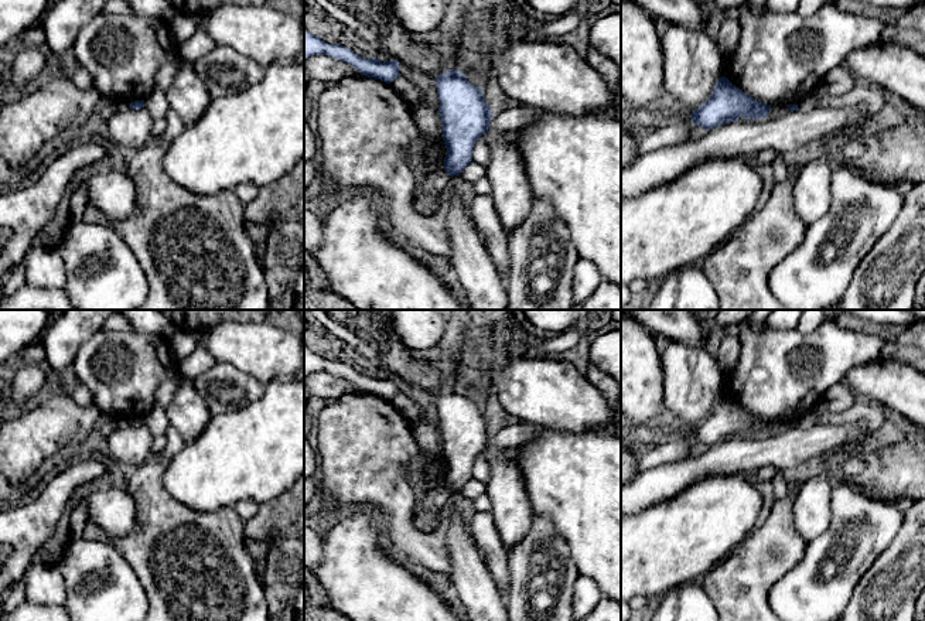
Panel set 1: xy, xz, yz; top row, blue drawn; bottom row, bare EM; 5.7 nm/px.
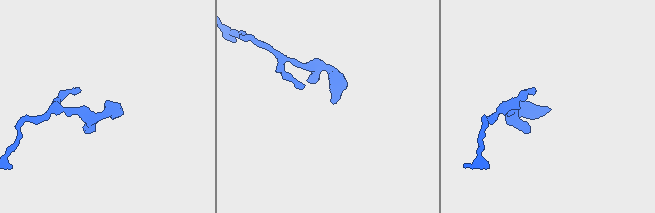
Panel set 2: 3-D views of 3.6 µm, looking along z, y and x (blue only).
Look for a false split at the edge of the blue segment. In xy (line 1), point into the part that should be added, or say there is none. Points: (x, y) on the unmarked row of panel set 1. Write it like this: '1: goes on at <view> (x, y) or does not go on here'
1: does not go on here

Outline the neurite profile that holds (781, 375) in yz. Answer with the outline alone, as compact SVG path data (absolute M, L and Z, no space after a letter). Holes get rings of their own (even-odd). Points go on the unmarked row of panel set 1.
M748 320L738 324L740 356L726 395L755 417L768 422L799 422L810 413L825 393L844 382L856 366L880 358L884 338L875 334L856 332L825 320L812 332L796 328L779 331L768 324L762 331L754 331Z

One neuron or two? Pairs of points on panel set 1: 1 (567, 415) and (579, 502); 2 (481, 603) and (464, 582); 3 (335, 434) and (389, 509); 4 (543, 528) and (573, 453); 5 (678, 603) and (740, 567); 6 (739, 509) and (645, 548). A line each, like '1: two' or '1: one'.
1: two
2: one
3: one
4: two
5: two
6: one

